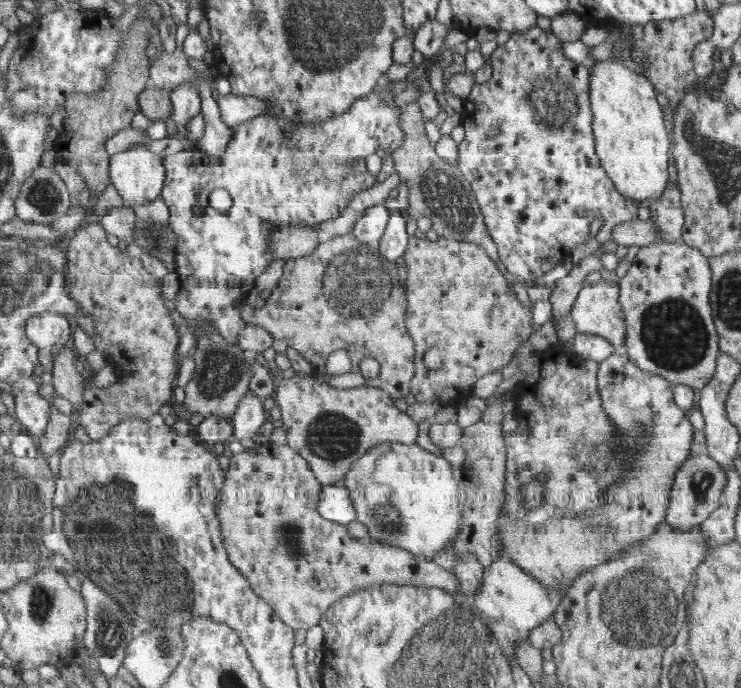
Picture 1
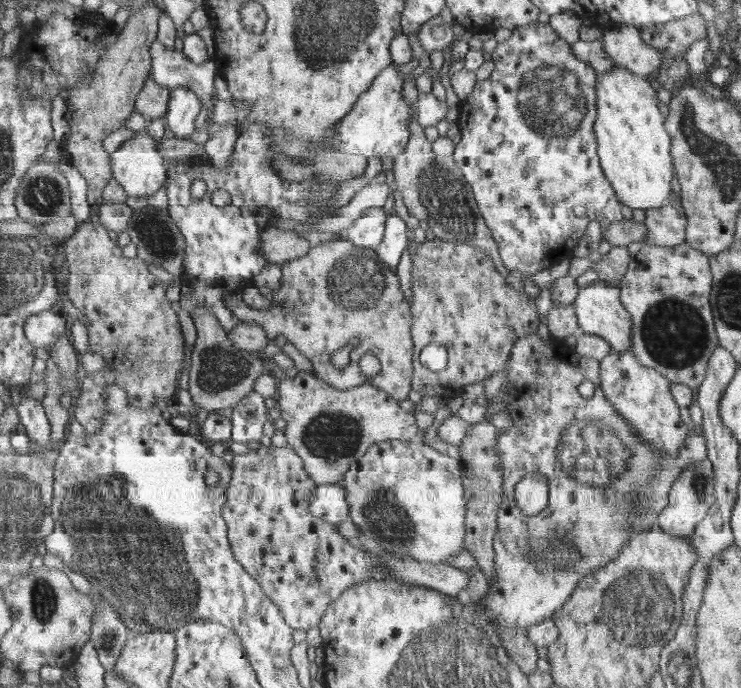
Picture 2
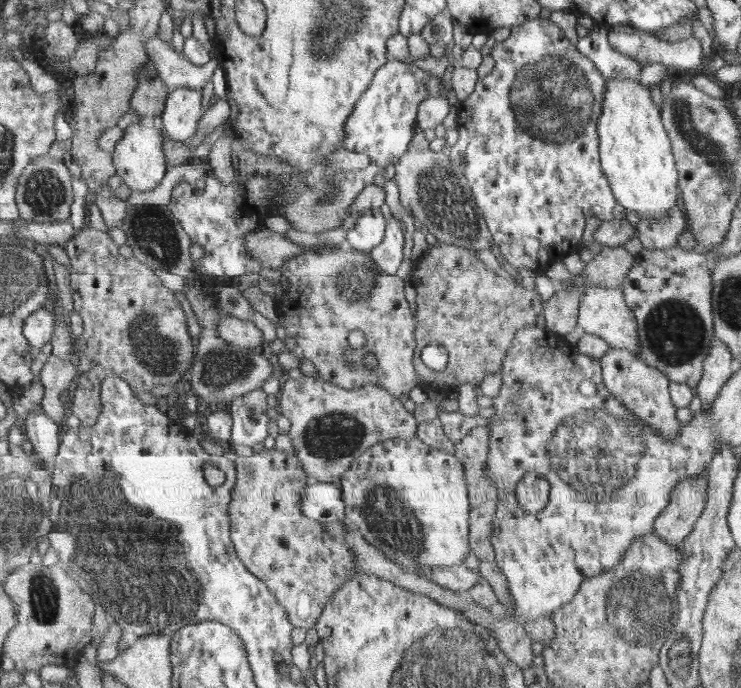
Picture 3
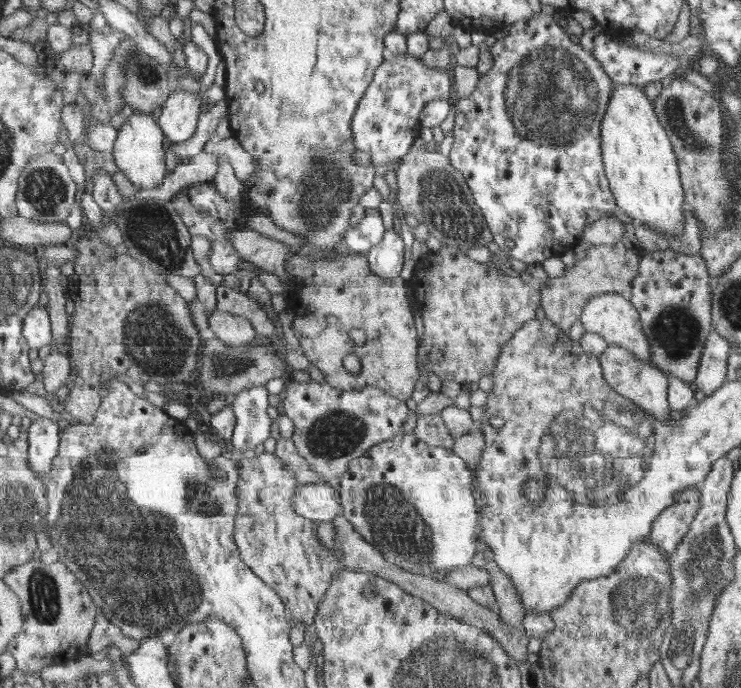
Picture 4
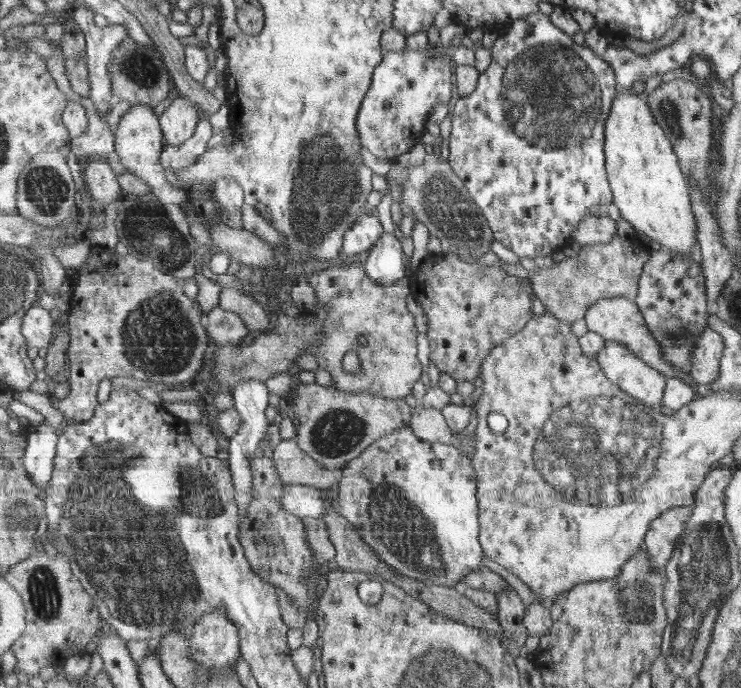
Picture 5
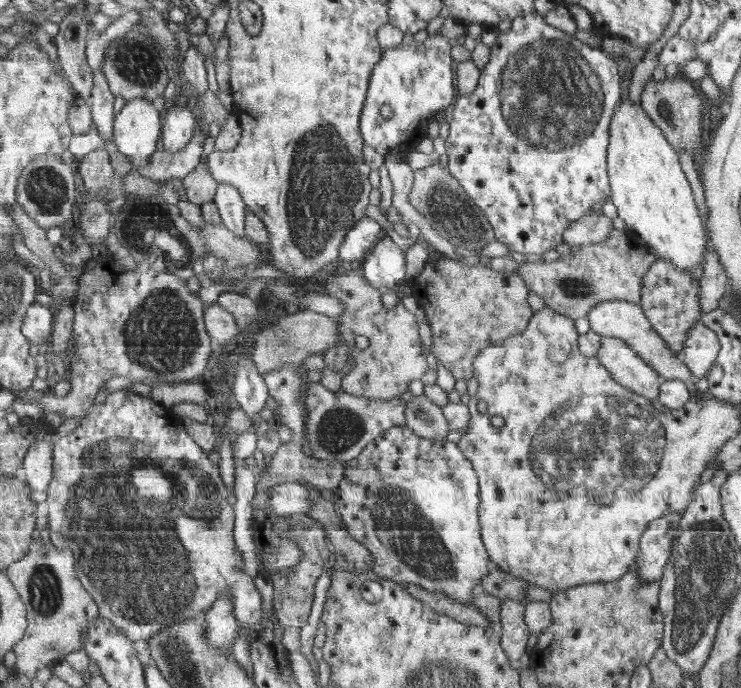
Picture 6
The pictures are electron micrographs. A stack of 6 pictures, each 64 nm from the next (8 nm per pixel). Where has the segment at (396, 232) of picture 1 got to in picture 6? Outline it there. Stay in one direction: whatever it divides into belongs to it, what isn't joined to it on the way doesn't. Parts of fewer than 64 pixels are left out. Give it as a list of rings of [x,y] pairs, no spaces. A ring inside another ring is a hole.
[[[389,236],[383,237],[368,254],[361,268],[373,288],[396,288],[404,281],[407,272],[405,252]]]

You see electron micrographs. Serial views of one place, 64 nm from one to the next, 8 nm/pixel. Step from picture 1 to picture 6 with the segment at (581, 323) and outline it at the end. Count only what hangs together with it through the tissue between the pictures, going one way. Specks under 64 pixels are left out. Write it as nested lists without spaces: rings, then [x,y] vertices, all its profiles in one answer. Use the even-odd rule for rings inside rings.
[[[607,300],[605,302],[597,303],[597,306],[588,314],[590,329],[593,329],[602,337],[615,337],[623,339],[629,346],[637,352],[637,355],[645,360],[651,368],[655,368],[660,376],[664,376],[665,380],[678,380],[685,383],[691,400],[699,399],[701,394],[695,389],[693,385],[695,380],[692,372],[684,365],[684,362],[674,354],[665,340],[661,339],[661,335],[657,329],[653,328],[653,323],[649,317],[645,315],[643,307],[635,302],[629,300]]]

